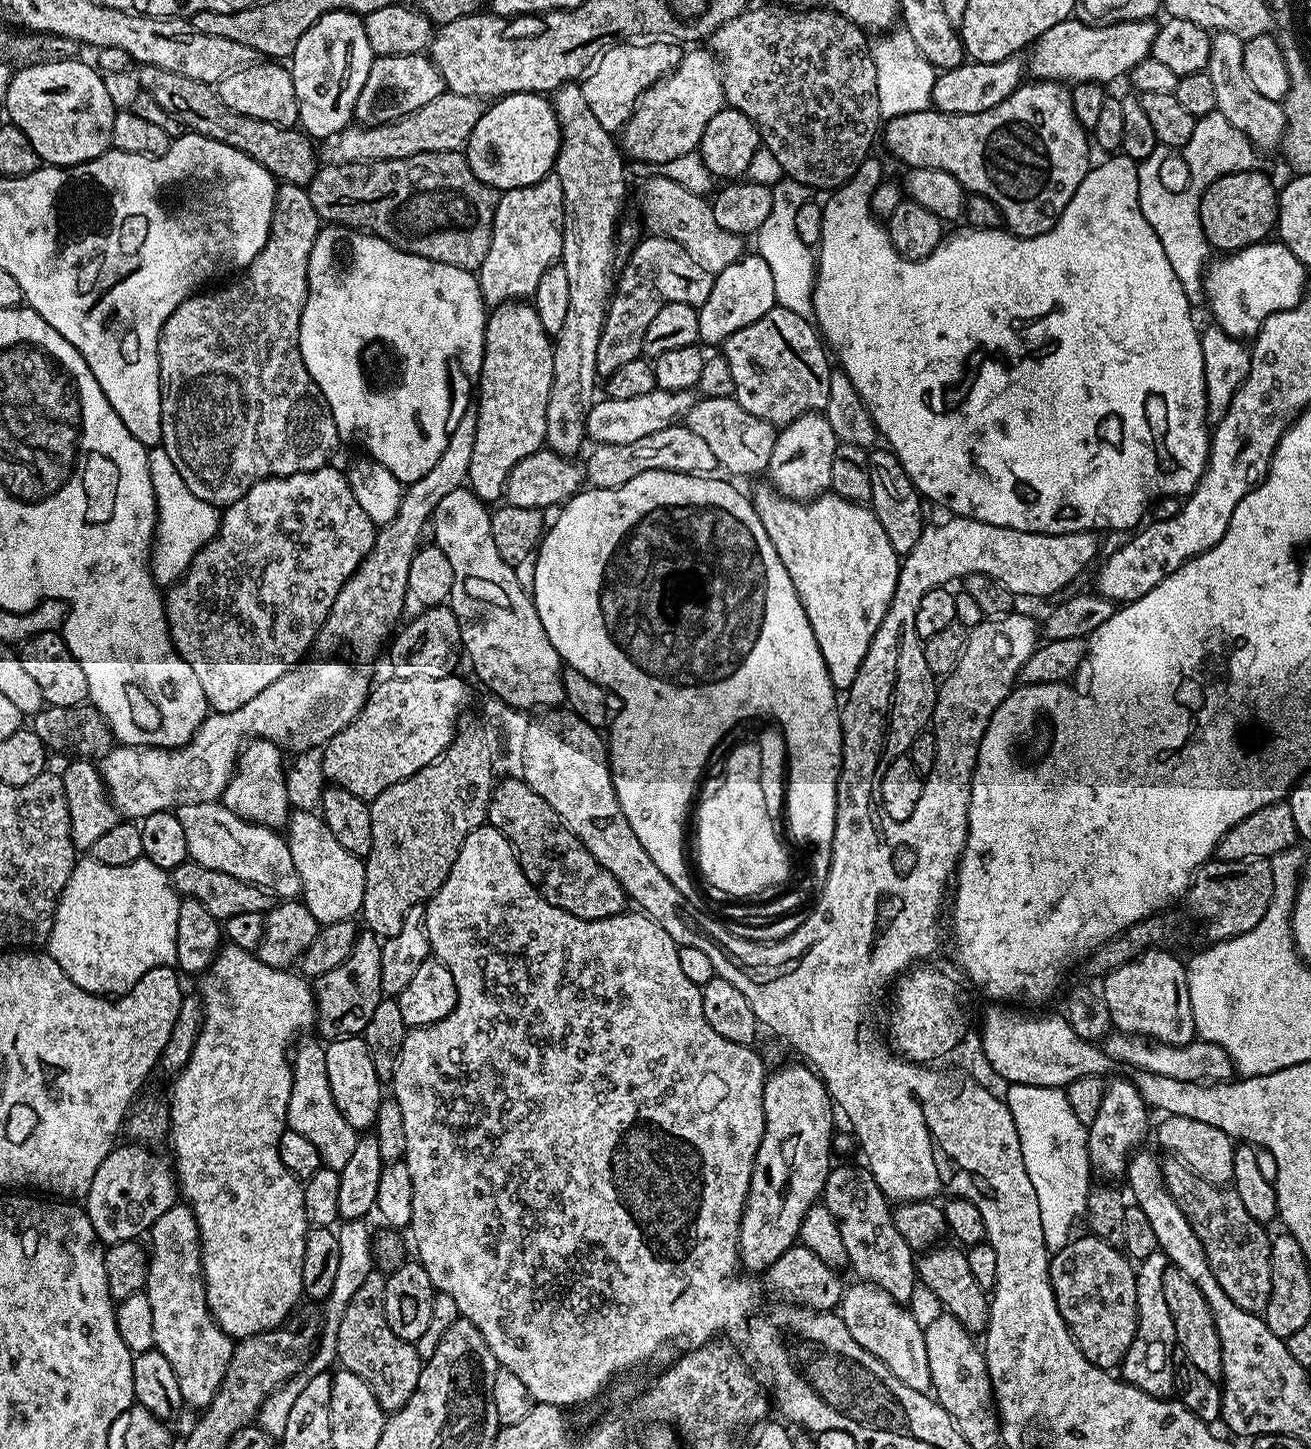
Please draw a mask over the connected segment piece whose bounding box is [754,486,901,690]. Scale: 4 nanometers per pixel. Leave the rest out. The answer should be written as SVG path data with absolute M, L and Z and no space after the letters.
M763 487L757 490L756 496L754 495L758 518L770 538L770 542L774 542L774 550L778 550L778 558L782 558L782 566L786 566L786 574L790 574L790 582L794 582L794 590L798 590L798 598L806 610L806 618L810 620L810 630L814 630L814 638L818 640L818 650L822 650L822 658L826 662L826 670L830 674L832 687L837 690L846 690L854 682L854 678L862 666L862 658L866 658L866 650L870 650L870 642L874 638L878 626L882 626L882 618L886 618L886 610L894 598L894 586L898 582L901 557L897 556L894 546L890 546L890 538L886 538L886 530L882 530L882 522L878 522L871 507L855 504L835 494L821 494L807 502L790 500L771 487Z

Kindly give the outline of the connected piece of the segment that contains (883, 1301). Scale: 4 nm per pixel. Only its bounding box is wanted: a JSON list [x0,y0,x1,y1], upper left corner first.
[838,1283,933,1393]

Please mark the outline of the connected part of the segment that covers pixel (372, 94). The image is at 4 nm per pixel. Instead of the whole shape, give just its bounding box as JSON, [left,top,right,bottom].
[355,55,445,128]

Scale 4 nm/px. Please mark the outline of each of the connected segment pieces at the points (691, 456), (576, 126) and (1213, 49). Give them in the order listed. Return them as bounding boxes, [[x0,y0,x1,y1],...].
[[583,423,718,488],[544,82,628,457],[1207,30,1284,149]]

